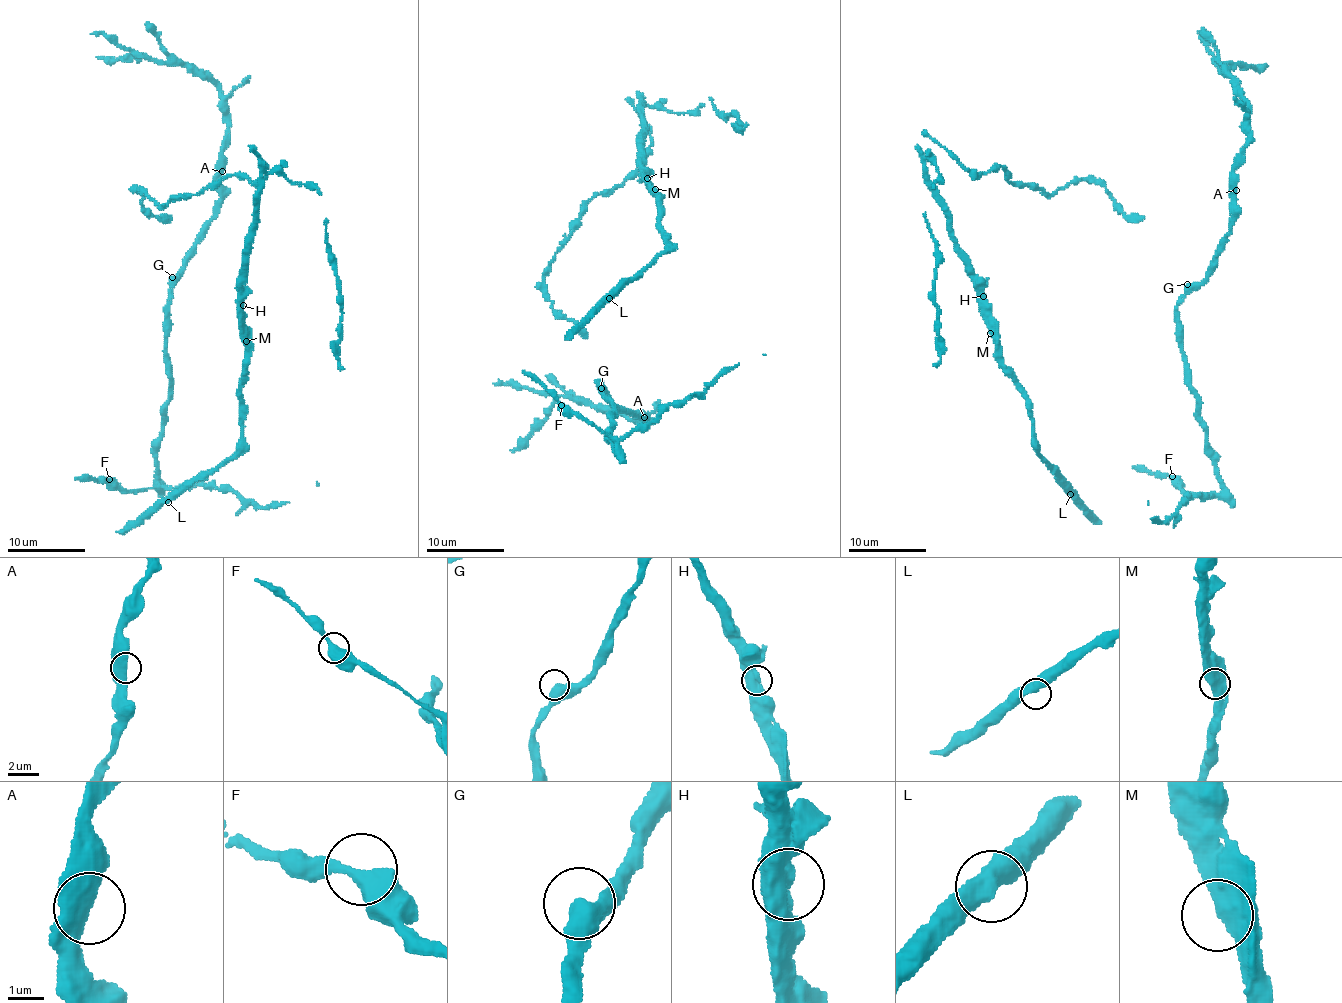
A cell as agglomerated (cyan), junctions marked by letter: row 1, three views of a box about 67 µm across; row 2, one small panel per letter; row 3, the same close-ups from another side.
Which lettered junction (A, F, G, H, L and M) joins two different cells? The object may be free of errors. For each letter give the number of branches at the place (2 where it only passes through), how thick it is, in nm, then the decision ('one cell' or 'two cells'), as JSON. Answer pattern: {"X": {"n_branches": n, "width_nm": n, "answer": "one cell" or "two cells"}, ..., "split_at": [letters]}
{"A": {"n_branches": 2, "width_nm": 550, "answer": "one cell"}, "F": {"n_branches": 2, "width_nm": 480, "answer": "one cell"}, "G": {"n_branches": 2, "width_nm": 480, "answer": "one cell"}, "H": {"n_branches": 2, "width_nm": 550, "answer": "one cell"}, "L": {"n_branches": 2, "width_nm": 550, "answer": "one cell"}, "M": {"n_branches": 2, "width_nm": 550, "answer": "one cell"}, "split_at": []}

